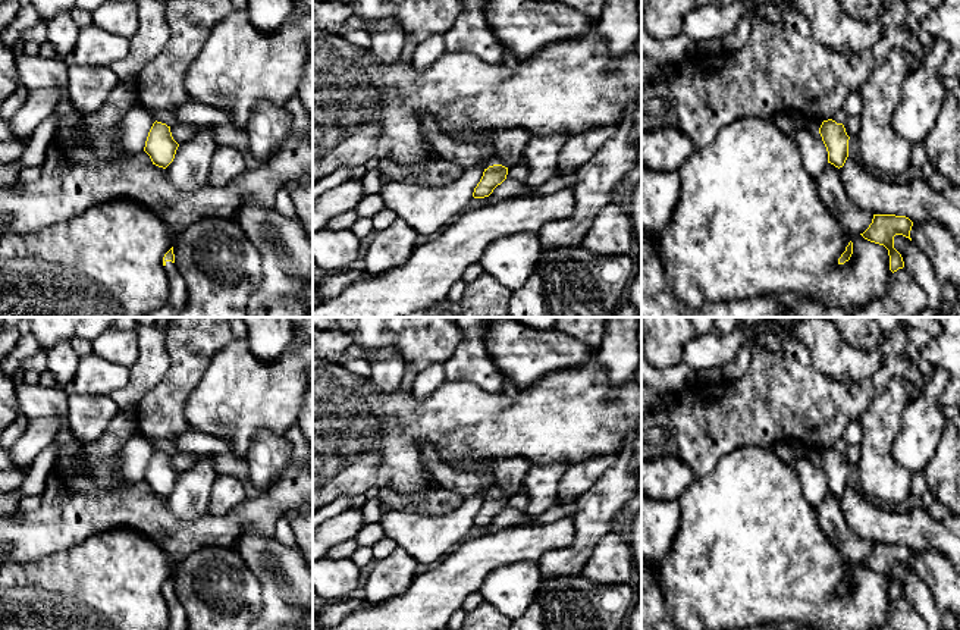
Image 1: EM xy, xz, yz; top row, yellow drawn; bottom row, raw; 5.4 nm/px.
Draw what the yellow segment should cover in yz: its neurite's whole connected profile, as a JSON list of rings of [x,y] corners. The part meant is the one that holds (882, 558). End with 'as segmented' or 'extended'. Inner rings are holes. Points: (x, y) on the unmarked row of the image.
[[[873,543],[869,557],[860,562],[865,568],[884,574],[890,584],[890,599],[894,602],[904,596],[901,583],[894,577],[894,565],[903,564],[910,567],[913,551],[906,545]]]; as segmented

